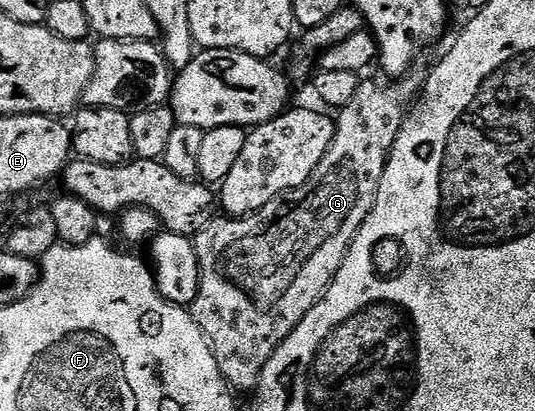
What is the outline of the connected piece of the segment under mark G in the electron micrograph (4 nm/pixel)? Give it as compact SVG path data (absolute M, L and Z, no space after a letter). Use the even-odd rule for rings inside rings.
M411 72L398 80L382 81L360 81L357 88L357 96L353 96L353 100L349 100L349 104L338 111L335 124L335 139L329 148L329 152L321 160L321 164L315 170L315 175L303 186L298 186L296 190L290 190L284 194L278 194L276 198L269 200L269 204L265 204L265 208L261 208L256 214L248 214L245 218L218 217L214 222L206 226L200 234L194 235L193 241L200 262L200 288L195 301L189 306L189 309L193 317L195 317L195 323L201 327L203 334L211 342L211 350L215 354L217 364L221 368L223 379L227 381L232 391L240 392L239 390L247 390L247 392L251 392L258 386L263 369L269 364L273 352L277 352L277 348L290 336L293 328L297 328L297 324L301 324L303 317L318 304L323 298L323 293L331 287L331 282L337 276L337 272L341 268L341 264L345 260L353 240L359 235L360 228L365 224L365 220L377 200L377 192L381 188L383 173L387 167L387 162L391 159L391 150L395 146L397 136L403 130L409 107L416 101L417 95L422 91L424 79L422 77L418 78L415 72Z

